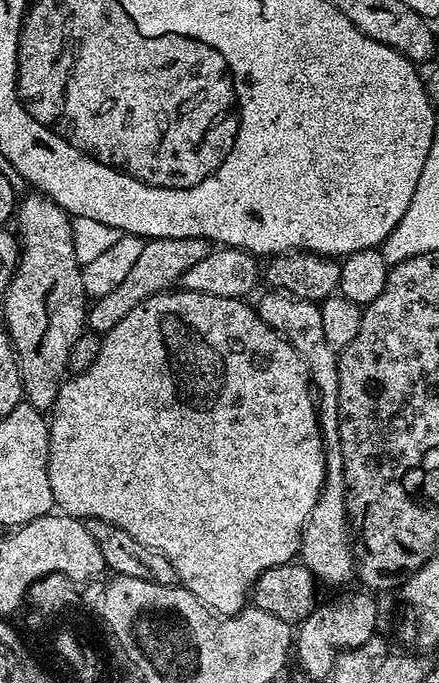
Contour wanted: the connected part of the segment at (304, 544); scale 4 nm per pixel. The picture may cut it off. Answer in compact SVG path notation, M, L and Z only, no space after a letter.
M268 290L255 305L256 313L281 336L285 336L298 350L298 354L308 367L308 379L311 380L315 399L318 401L320 433L324 435L324 488L320 491L318 502L304 527L300 541L299 559L316 576L321 585L344 584L353 579L356 571L354 555L354 533L348 522L346 506L346 486L344 485L344 463L338 434L338 352L326 342L326 333L322 331L322 314L319 303L300 300L284 291Z

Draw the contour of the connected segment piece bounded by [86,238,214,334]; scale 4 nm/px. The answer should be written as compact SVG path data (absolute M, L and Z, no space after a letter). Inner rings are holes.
M154 238L145 239L142 246L142 254L134 261L134 266L130 269L130 274L126 274L126 279L122 281L110 294L99 297L89 307L87 327L97 334L103 334L114 330L134 306L138 306L146 298L155 296L158 292L171 289L181 278L190 266L202 262L206 254L214 250L213 245L202 238Z

